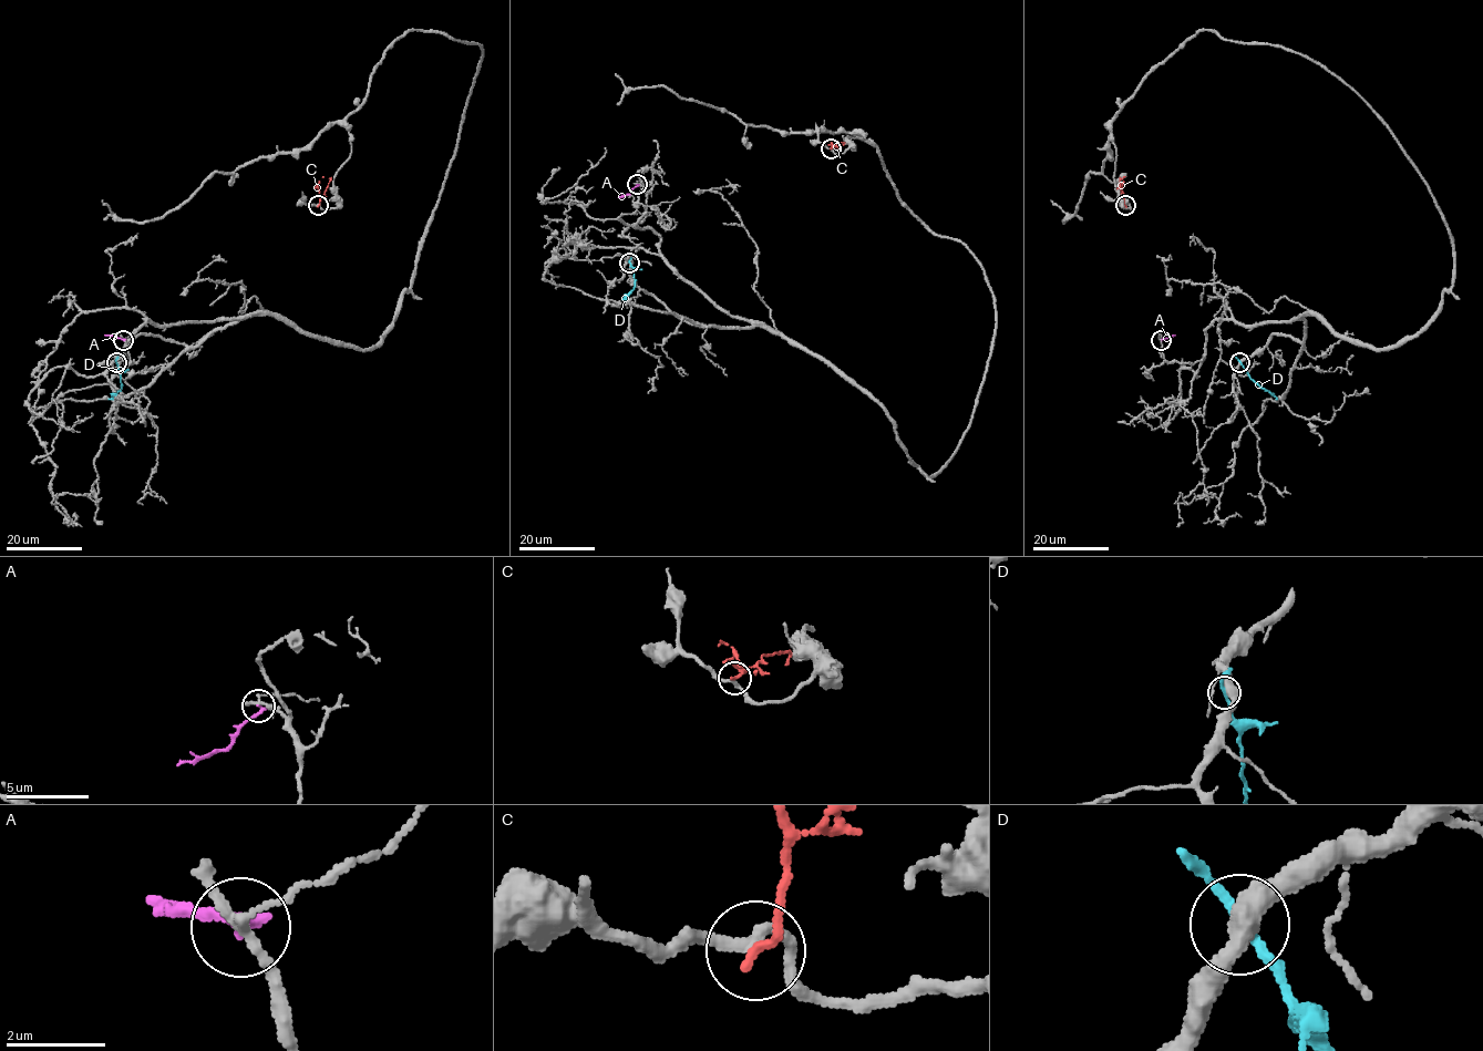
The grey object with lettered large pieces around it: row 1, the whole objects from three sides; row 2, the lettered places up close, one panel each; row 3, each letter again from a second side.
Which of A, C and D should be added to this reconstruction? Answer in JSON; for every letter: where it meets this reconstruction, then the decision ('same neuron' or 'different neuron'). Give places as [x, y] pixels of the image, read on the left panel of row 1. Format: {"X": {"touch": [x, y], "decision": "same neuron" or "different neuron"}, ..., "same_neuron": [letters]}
{"A": {"touch": [123, 340], "decision": "different neuron"}, "C": {"touch": [318, 205], "decision": "different neuron"}, "D": {"touch": [116, 362], "decision": "different neuron"}, "same_neuron": []}

